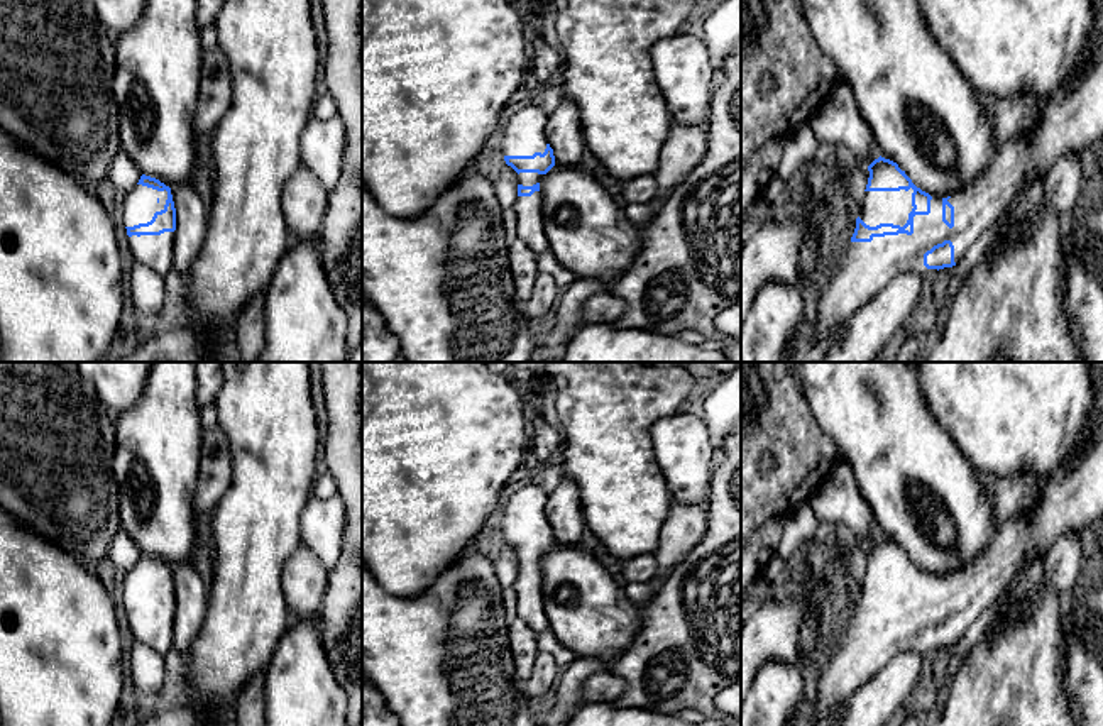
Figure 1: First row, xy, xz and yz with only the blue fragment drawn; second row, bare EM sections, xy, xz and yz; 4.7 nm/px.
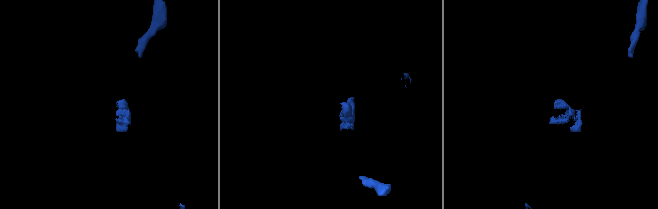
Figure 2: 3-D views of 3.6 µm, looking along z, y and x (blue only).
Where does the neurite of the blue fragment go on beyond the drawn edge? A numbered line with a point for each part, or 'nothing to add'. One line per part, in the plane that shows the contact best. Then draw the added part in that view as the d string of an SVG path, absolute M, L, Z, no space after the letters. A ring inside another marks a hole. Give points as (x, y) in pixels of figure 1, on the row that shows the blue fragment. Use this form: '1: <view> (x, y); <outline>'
1: yz (877, 207); M912 188L908 191L864 191L859 203L859 218L870 227L880 223L903 227L914 208L912 193Z

